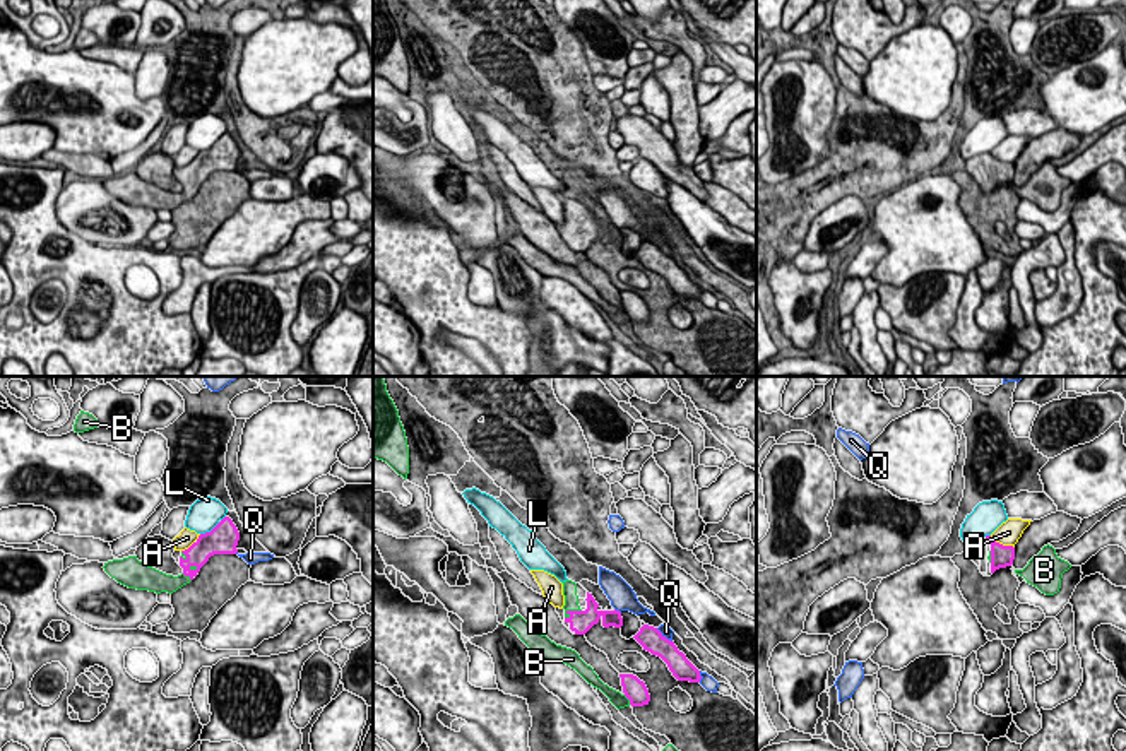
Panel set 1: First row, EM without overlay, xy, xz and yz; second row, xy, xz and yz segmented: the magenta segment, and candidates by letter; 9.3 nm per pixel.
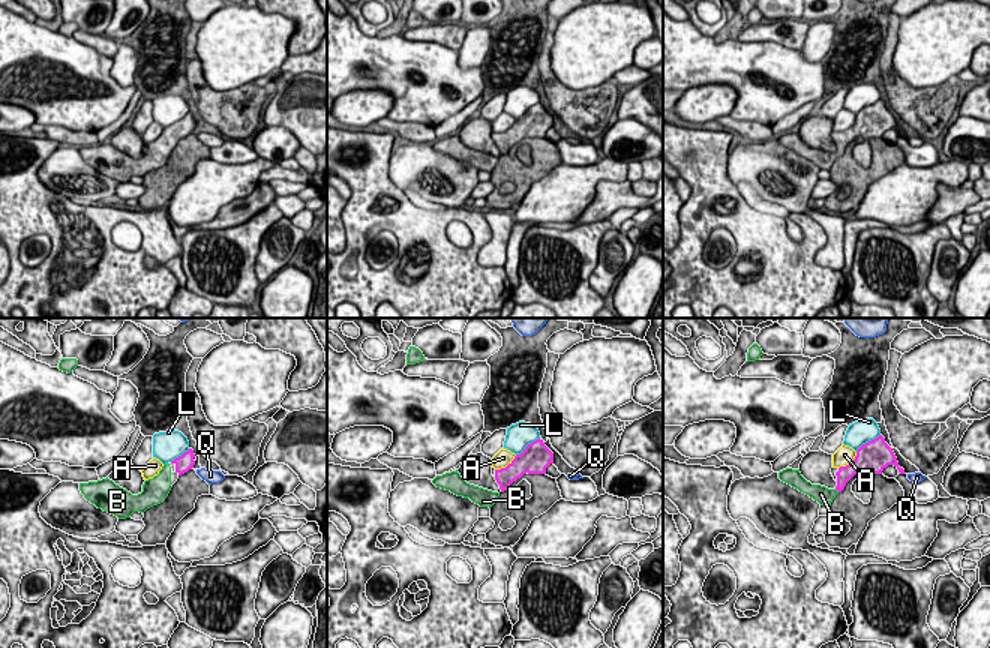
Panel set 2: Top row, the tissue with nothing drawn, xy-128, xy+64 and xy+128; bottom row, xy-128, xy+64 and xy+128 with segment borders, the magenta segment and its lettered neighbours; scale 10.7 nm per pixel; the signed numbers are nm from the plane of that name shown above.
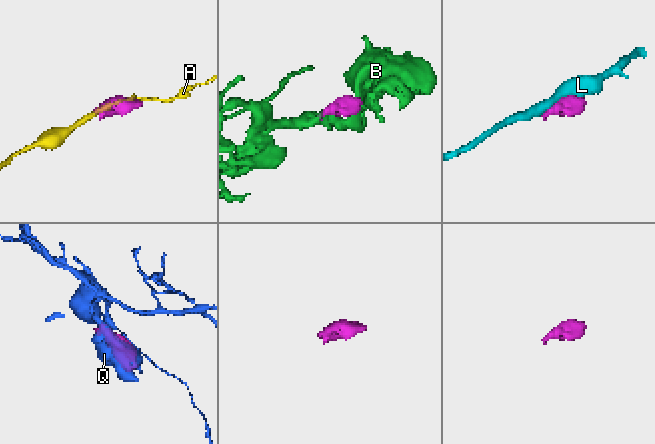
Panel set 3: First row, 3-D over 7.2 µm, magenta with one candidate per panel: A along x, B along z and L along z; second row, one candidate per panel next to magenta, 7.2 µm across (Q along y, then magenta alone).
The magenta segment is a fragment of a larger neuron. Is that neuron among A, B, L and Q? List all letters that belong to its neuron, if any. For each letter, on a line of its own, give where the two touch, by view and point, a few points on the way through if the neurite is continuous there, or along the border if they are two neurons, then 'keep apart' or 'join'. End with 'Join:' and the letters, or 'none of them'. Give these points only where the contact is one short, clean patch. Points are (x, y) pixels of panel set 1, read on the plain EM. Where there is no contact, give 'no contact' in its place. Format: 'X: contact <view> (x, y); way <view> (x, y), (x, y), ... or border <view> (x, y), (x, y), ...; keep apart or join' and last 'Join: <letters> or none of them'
A: contact yz (1001, 161); keep apart
B: contact xz (572, 228); join
L: contact xy (214, 144); keep apart
Q: contact xz (700, 293); keep apart
Join: B

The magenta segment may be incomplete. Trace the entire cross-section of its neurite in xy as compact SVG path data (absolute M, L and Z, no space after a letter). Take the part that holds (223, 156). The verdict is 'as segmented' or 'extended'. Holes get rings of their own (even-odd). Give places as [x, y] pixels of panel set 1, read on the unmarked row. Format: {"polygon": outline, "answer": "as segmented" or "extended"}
{"polygon": "M224 133L210 149L200 151L188 166L181 168L180 183L183 190L178 193L147 183L137 173L108 178L103 185L111 195L128 205L173 210L190 200L210 173L236 171L238 157L236 142L229 133Z", "answer": "extended"}

